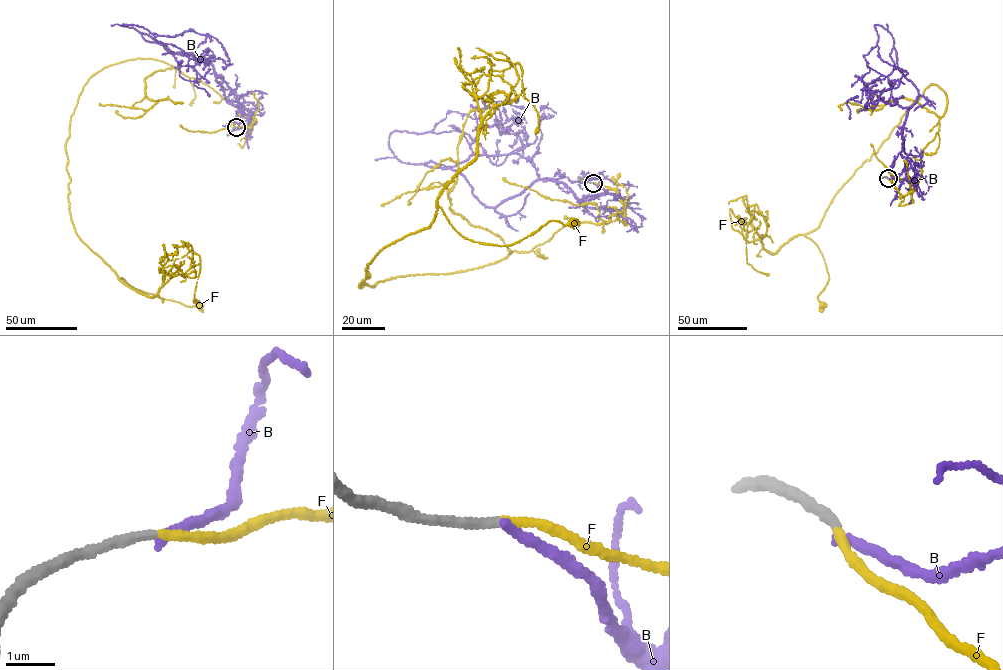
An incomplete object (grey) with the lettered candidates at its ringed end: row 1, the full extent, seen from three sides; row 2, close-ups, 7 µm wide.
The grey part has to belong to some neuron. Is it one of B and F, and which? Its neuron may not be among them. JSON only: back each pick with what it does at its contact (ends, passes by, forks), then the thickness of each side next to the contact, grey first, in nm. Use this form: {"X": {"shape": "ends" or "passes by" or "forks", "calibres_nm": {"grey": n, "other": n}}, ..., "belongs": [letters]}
{"F": {"shape": "ends", "calibres_nm": {"grey": 200, "other": 170}}, "belongs": ["F"]}

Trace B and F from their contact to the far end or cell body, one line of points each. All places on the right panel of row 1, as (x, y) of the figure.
B: (888, 178), (905, 176), (901, 130), (919, 95), (876, 25), (879, 56), (908, 73), (874, 107)
F: (888, 178), (902, 195), (917, 185), (946, 109), (936, 83), (804, 235), (825, 262), (823, 304)

